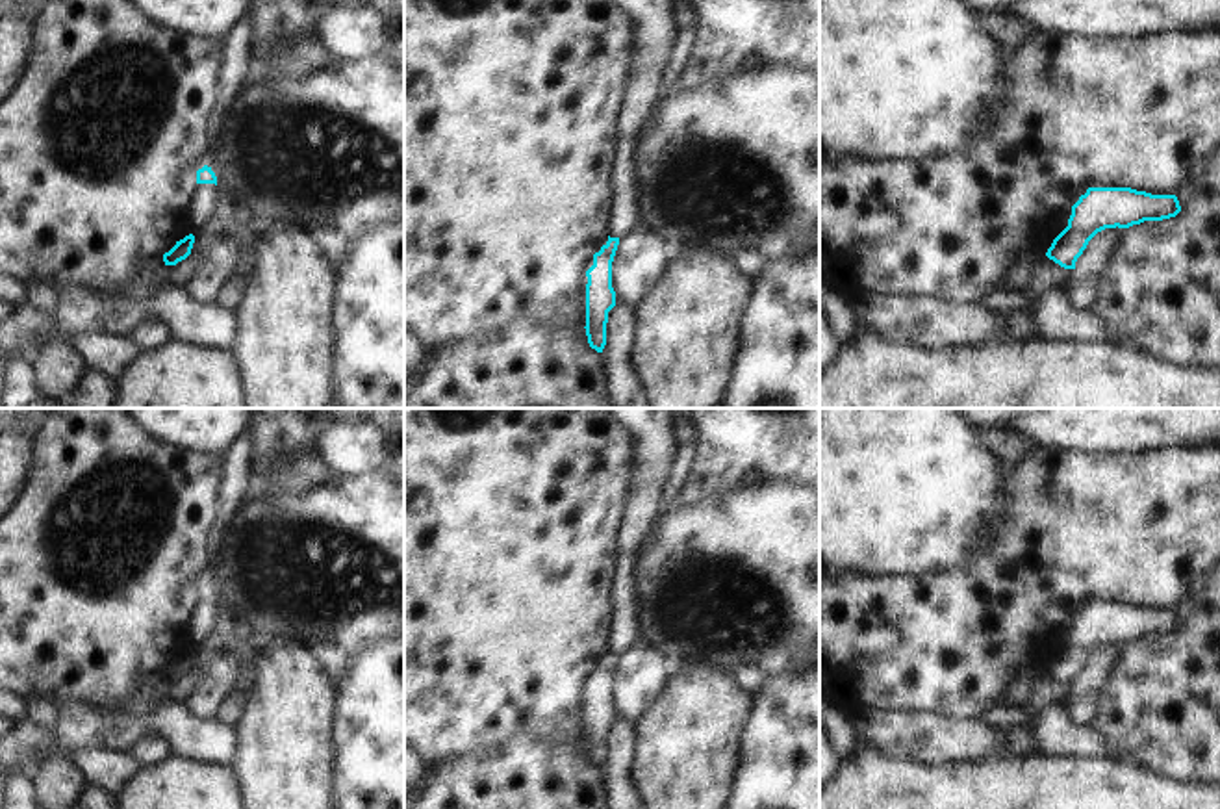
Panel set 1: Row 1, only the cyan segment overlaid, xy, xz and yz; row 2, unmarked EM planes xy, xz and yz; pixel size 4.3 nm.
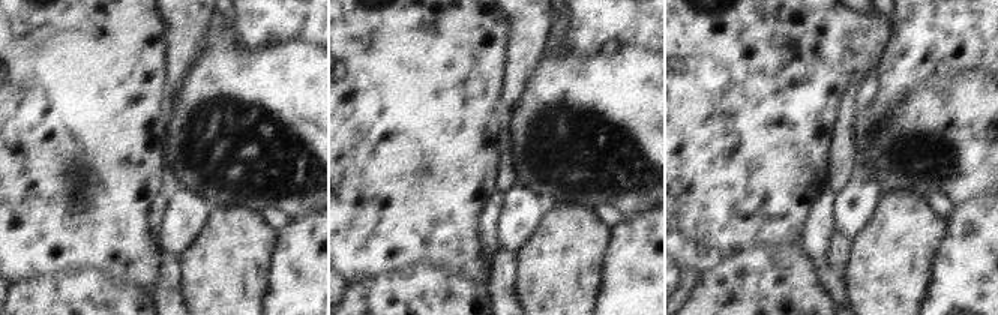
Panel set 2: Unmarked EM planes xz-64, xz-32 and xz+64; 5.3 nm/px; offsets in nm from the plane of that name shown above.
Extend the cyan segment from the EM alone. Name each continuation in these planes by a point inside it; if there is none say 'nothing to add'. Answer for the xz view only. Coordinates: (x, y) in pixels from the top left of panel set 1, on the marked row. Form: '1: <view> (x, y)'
nothing to add

